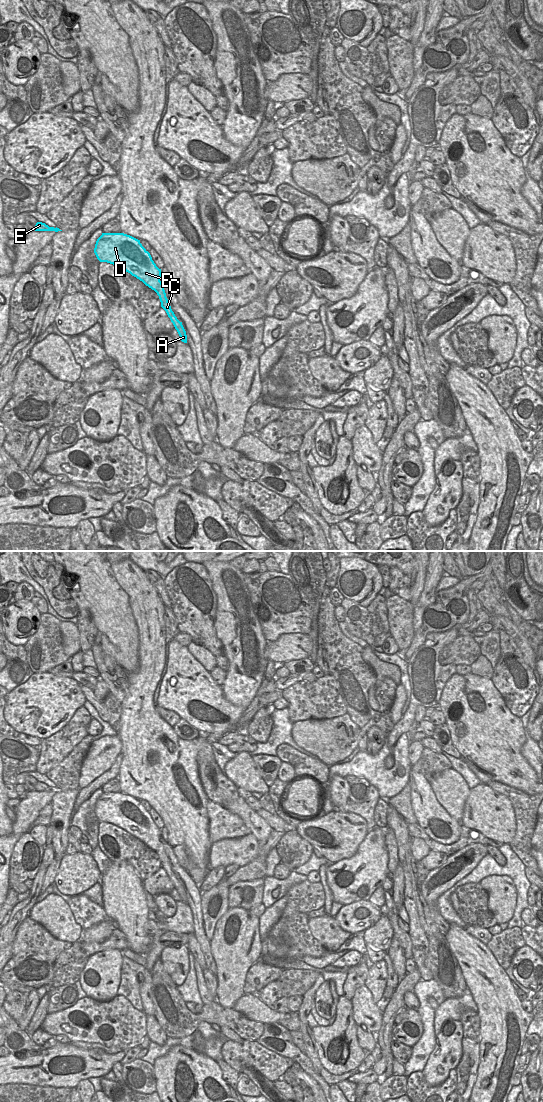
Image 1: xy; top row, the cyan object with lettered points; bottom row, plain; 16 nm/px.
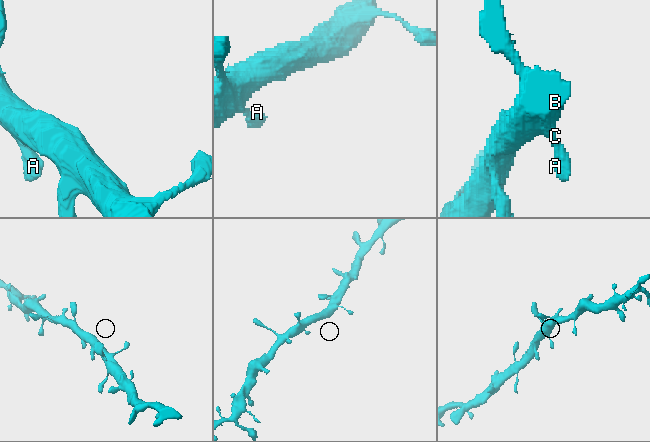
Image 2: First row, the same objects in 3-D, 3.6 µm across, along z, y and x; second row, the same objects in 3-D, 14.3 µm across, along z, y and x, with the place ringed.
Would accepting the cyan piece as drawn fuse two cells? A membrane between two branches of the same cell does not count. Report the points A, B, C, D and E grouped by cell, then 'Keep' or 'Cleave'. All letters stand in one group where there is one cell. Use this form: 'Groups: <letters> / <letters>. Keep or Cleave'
Groups: A B C D E. Keep.

